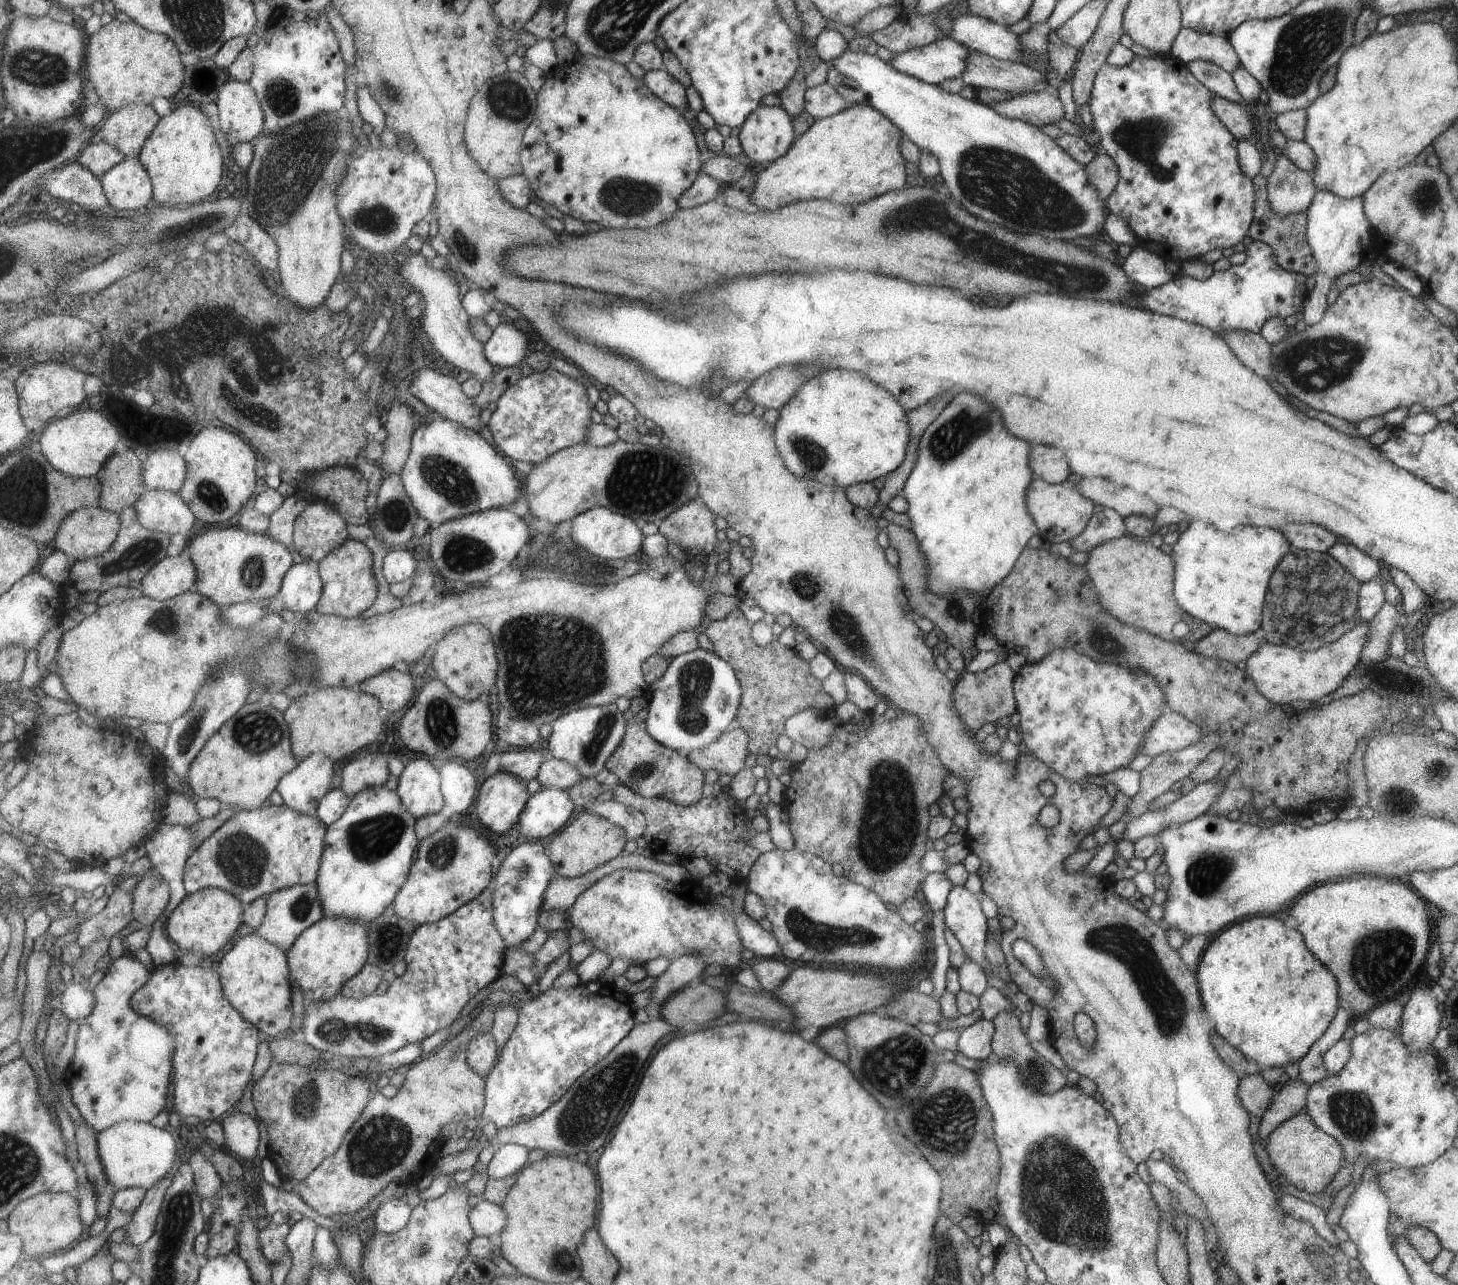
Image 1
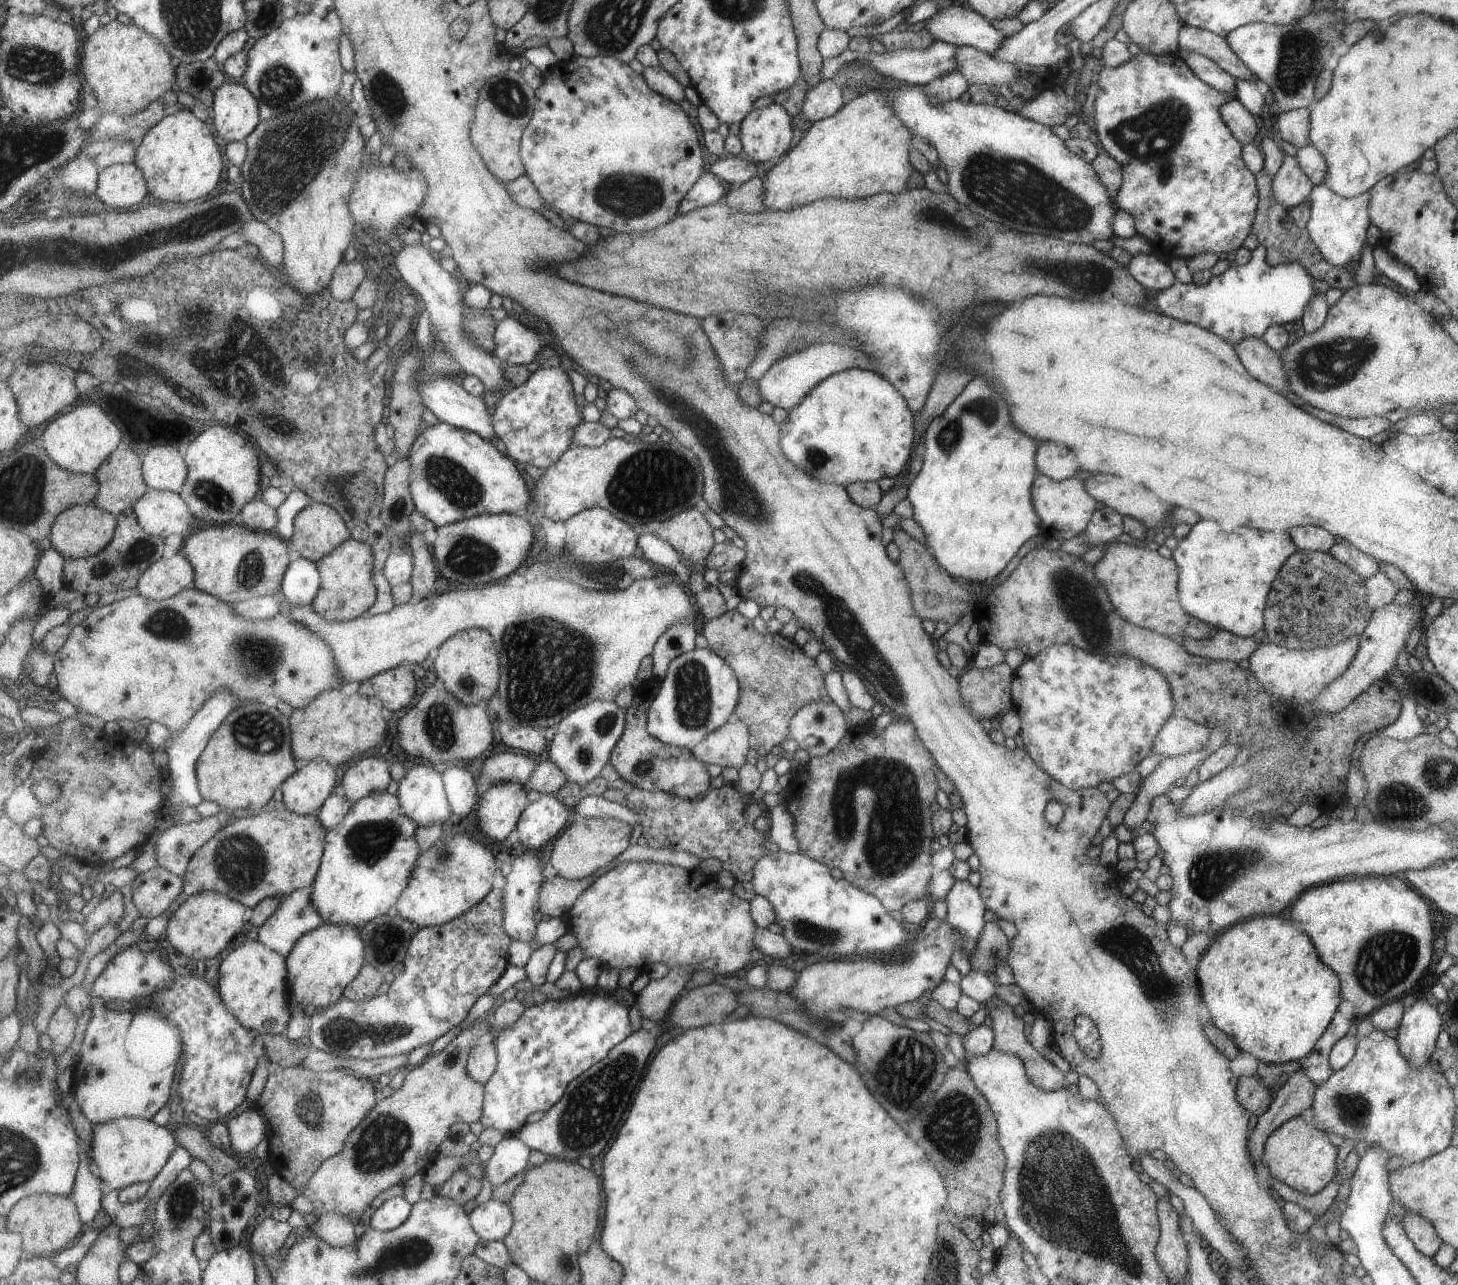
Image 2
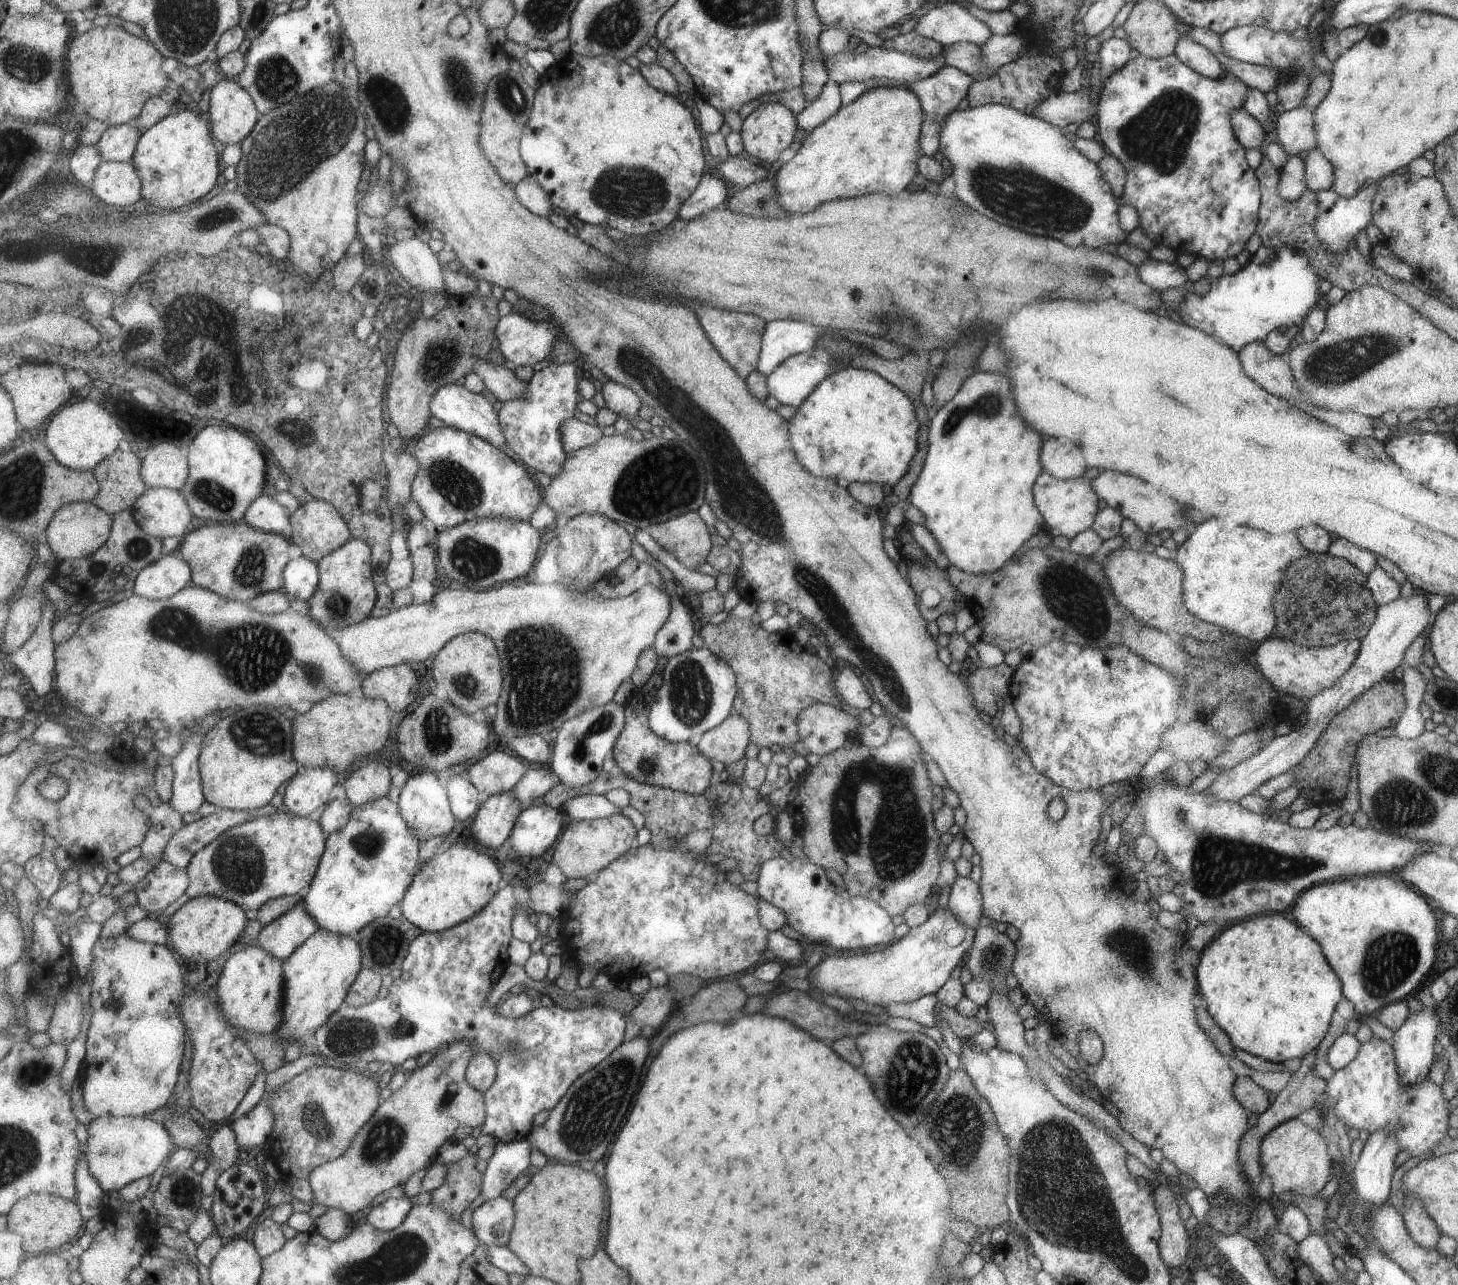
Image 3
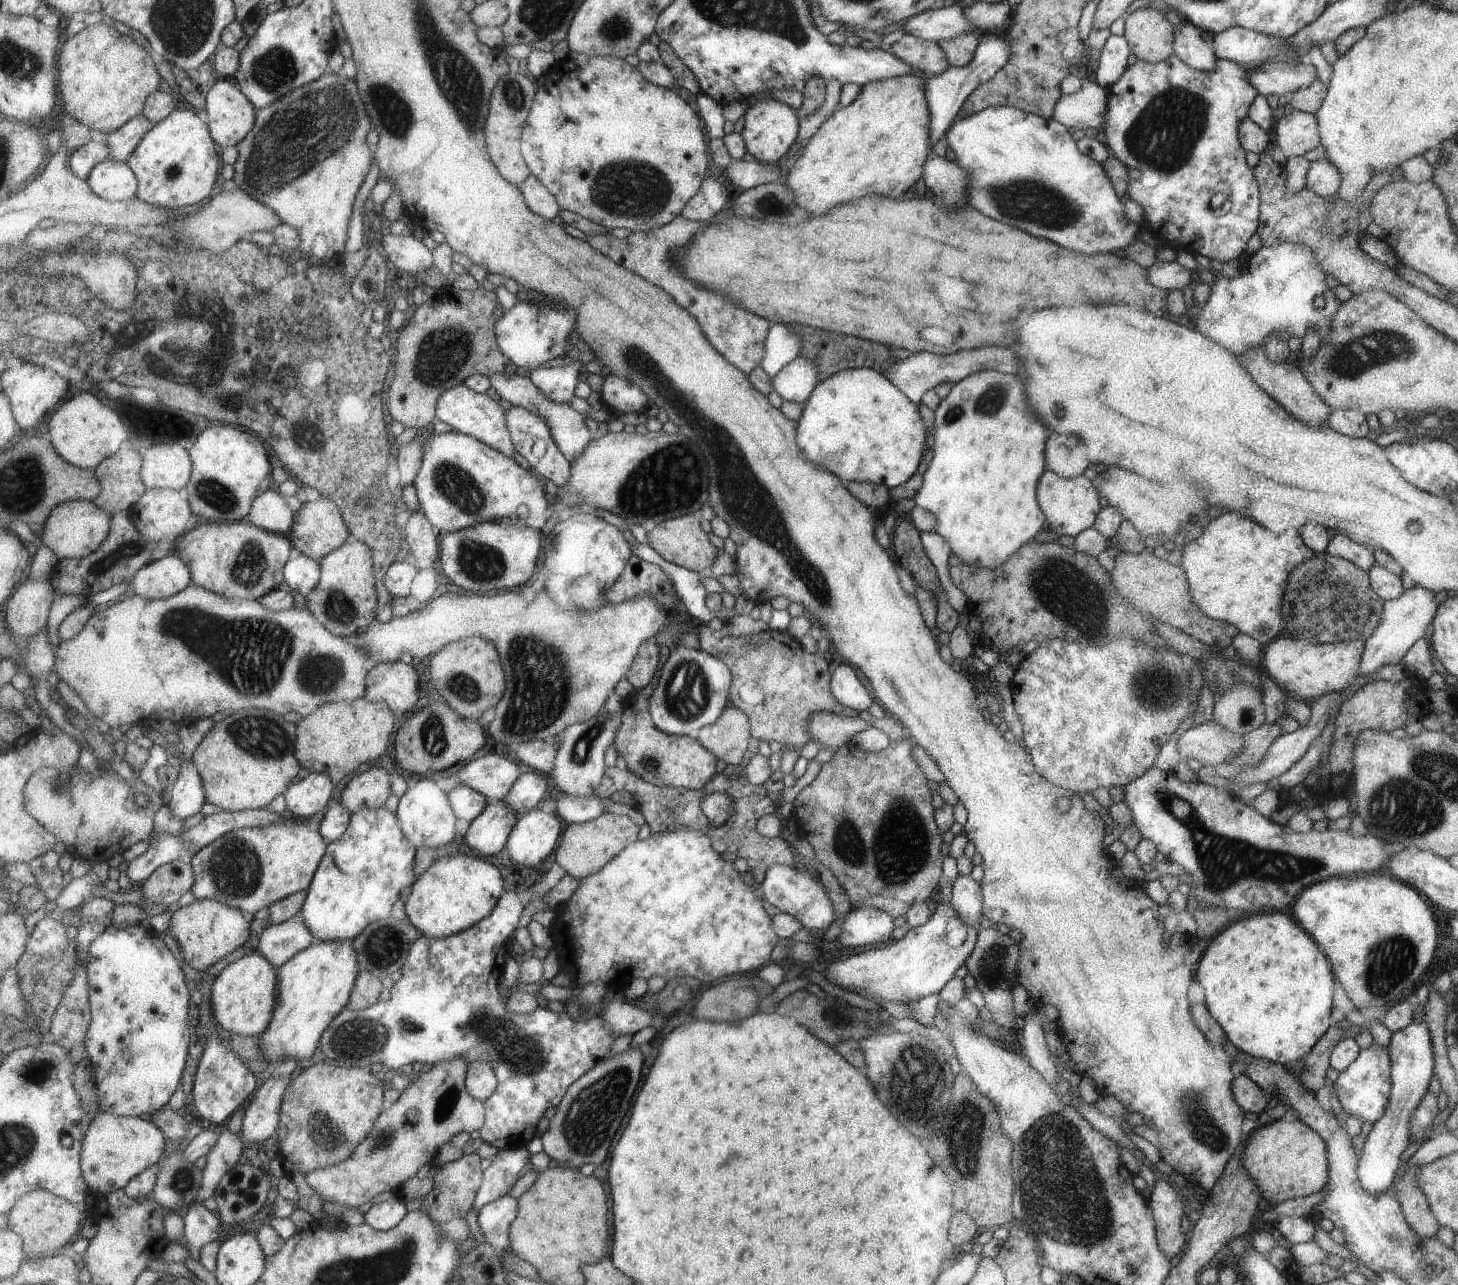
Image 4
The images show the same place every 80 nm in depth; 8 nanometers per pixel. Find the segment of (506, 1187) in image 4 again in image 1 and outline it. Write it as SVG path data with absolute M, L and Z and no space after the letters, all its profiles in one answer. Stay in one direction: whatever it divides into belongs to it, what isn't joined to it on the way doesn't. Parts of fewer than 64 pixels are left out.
M505 1144L494 1152L494 1157L488 1164L488 1174L496 1180L519 1174L529 1164L529 1156L530 1149L525 1145Z

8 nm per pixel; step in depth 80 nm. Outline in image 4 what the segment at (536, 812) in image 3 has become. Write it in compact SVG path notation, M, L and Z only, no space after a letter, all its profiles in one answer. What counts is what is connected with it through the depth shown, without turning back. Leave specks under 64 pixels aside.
M537 808L518 820L506 848L519 866L538 868L555 852L561 834L561 817L556 812L547 814Z

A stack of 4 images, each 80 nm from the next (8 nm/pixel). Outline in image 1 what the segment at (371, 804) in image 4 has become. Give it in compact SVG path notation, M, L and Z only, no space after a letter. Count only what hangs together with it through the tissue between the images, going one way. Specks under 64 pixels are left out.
M376 748L366 750L343 764L340 787L352 798L371 786L386 785L389 774L389 762L385 760L385 756Z

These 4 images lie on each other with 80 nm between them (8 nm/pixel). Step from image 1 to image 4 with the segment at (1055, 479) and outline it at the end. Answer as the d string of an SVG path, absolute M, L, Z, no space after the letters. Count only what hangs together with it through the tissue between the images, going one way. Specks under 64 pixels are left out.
M1049 434L1045 442L1045 470L1061 478L1082 475L1090 462L1085 456L1085 444L1077 436Z

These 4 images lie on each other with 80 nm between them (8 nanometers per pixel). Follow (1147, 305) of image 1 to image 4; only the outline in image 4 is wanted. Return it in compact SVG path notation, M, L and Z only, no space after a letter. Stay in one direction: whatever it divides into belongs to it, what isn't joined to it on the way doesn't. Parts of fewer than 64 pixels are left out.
M1297 243L1261 247L1251 255L1246 269L1236 278L1217 276L1210 287L1209 298L1203 304L1192 304L1187 314L1195 330L1235 356L1243 354L1249 346L1260 345L1267 334L1274 331L1289 330L1294 337L1303 337L1303 326L1307 324L1313 312L1313 298L1323 295L1327 288L1325 274L1317 264L1316 258L1313 258L1311 250Z

